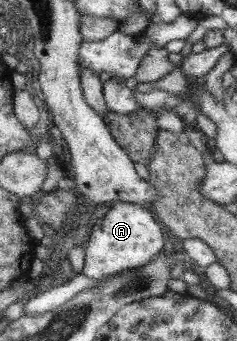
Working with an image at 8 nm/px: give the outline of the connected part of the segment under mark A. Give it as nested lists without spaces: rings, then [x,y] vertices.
[[[117,201],[109,206],[101,220],[97,220],[90,230],[85,244],[84,263],[81,274],[91,280],[100,281],[123,271],[131,271],[148,262],[161,250],[165,238],[153,216],[143,210],[143,206]]]

